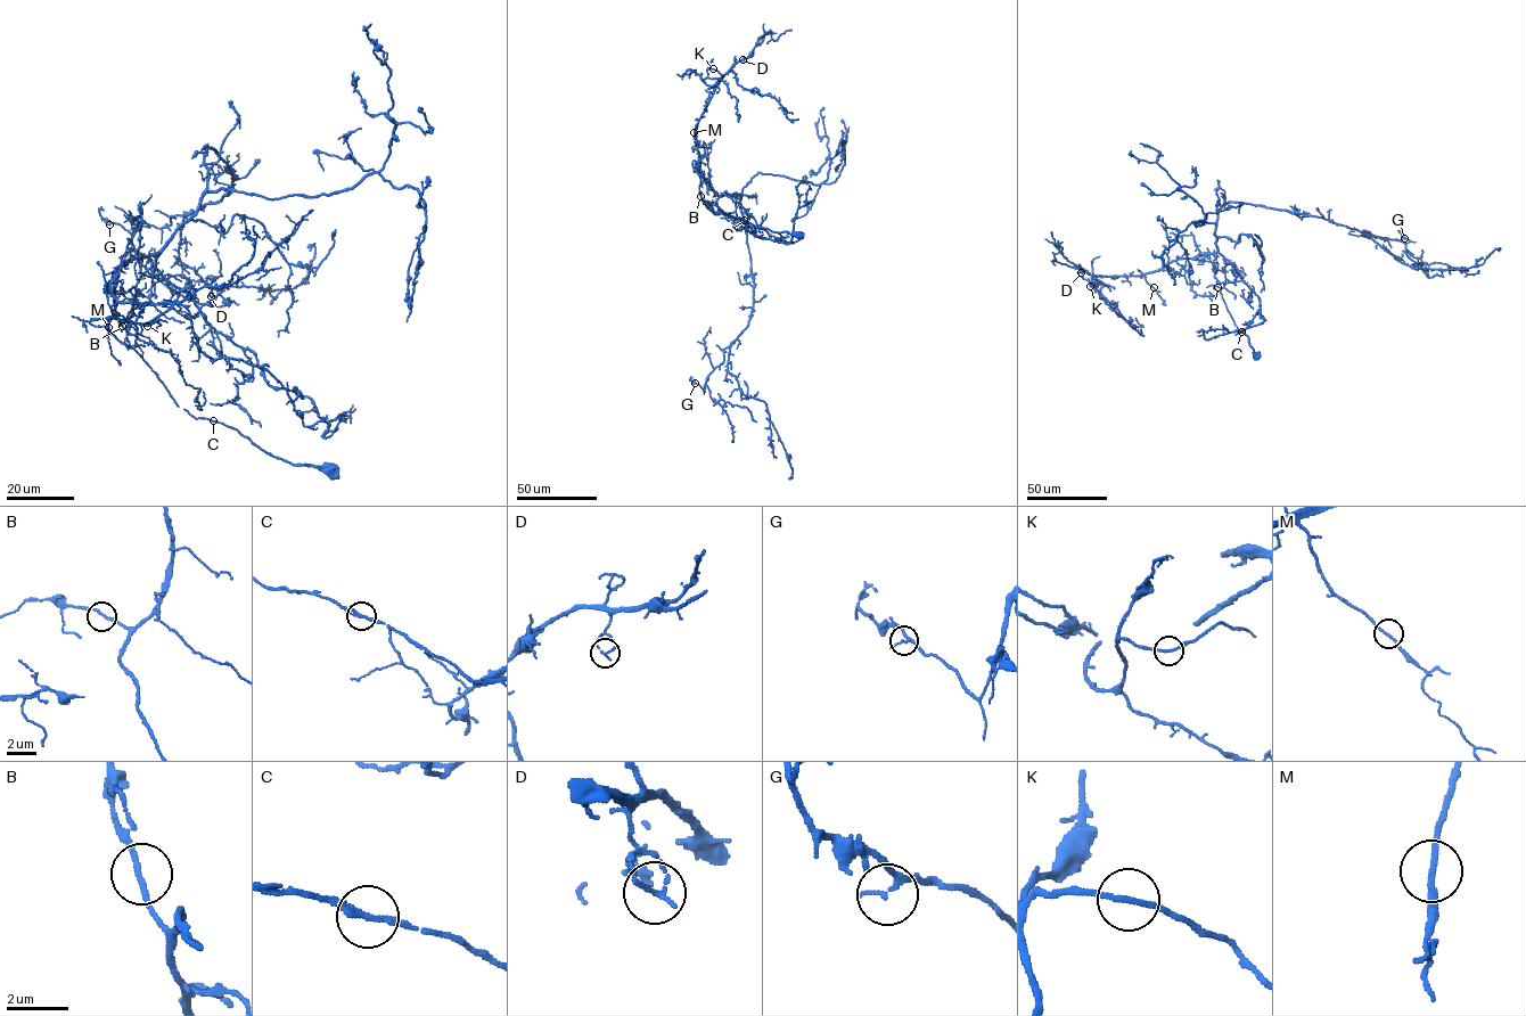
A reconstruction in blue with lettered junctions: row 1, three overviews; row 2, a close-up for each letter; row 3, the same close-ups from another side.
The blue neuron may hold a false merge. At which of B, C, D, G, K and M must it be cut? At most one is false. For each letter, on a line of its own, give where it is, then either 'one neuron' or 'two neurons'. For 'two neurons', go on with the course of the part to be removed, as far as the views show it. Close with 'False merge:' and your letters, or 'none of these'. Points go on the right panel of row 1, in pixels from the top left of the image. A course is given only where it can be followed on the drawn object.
B: (1217, 287) | one neuron
C: (1241, 332) | one neuron
D: (1081, 272) | one neuron
G: (1404, 238) | one neuron
K: (1090, 286) | one neuron
M: (1154, 287) | one neuron
False merge: none of these

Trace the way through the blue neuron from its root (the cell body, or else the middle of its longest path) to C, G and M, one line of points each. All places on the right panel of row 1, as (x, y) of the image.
C: (1231, 202), (1220, 210), (1214, 235), (1217, 251), (1225, 264), (1225, 284), (1220, 293), (1241, 332)
G: (1231, 202), (1315, 215), (1386, 240), (1410, 240), (1404, 238)
M: (1231, 202), (1224, 204), (1217, 213), (1214, 232), (1217, 251), (1176, 259), (1146, 272), (1146, 281), (1154, 287)

